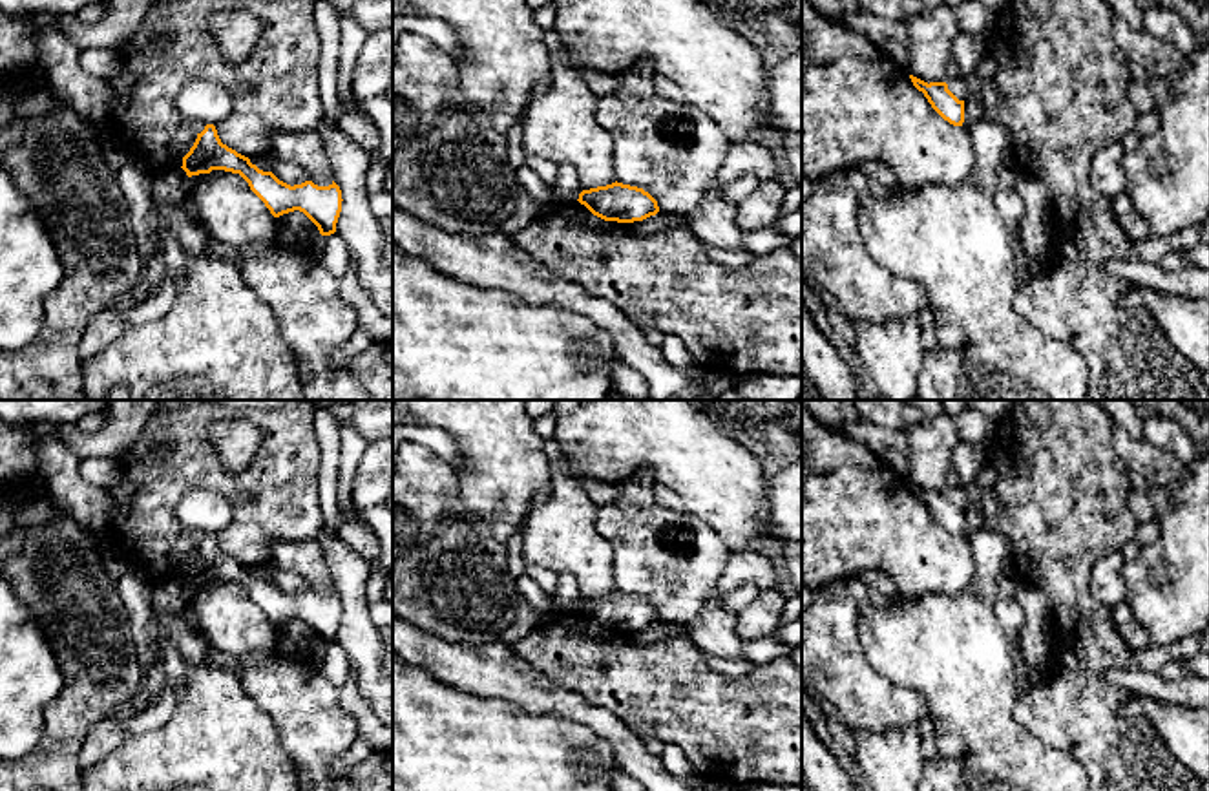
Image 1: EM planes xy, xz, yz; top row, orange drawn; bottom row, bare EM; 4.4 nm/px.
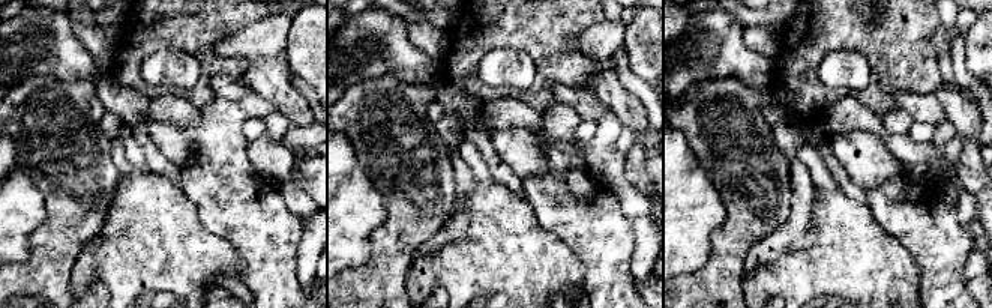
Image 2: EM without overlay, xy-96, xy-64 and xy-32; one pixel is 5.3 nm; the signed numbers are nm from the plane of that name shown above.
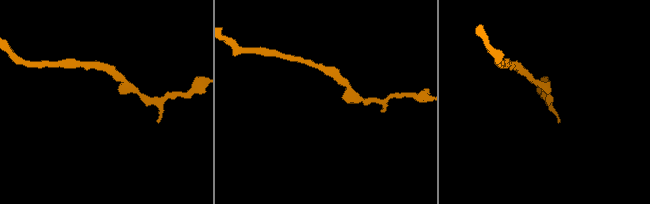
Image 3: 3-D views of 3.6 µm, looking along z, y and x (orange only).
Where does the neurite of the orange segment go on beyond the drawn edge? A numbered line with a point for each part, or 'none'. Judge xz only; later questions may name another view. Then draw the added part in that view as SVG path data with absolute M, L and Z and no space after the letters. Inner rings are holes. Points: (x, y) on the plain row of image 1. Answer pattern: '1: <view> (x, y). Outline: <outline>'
none

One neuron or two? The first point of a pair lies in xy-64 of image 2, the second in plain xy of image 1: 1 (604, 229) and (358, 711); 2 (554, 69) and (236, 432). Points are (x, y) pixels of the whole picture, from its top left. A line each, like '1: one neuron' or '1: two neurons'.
1: two neurons
2: two neurons

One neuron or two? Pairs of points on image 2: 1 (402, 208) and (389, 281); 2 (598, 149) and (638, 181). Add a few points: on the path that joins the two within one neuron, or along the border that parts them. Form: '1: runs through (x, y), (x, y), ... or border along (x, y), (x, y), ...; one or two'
1: runs through (402, 226), (401, 239), (392, 248), (389, 263); one
2: border along (625, 154), (625, 178), (647, 199); two

